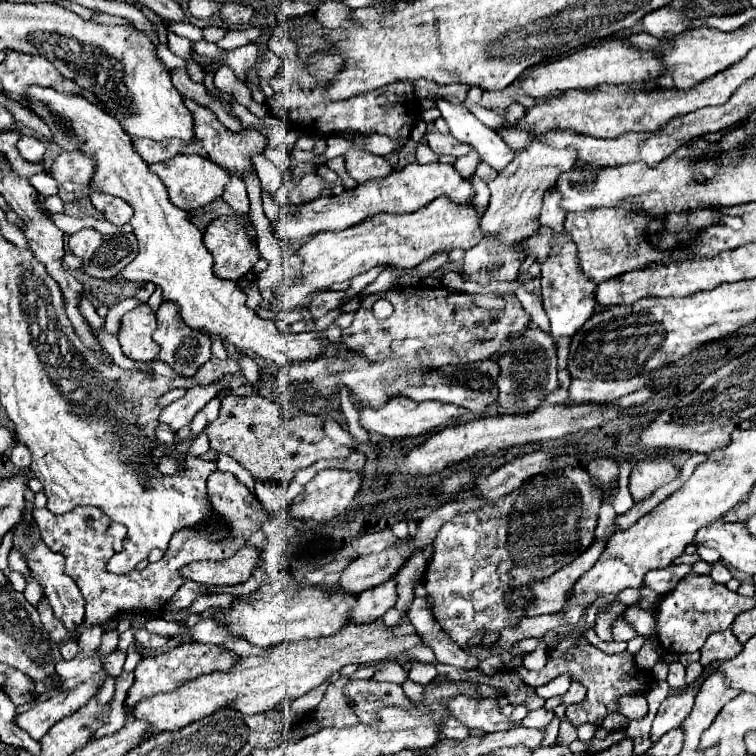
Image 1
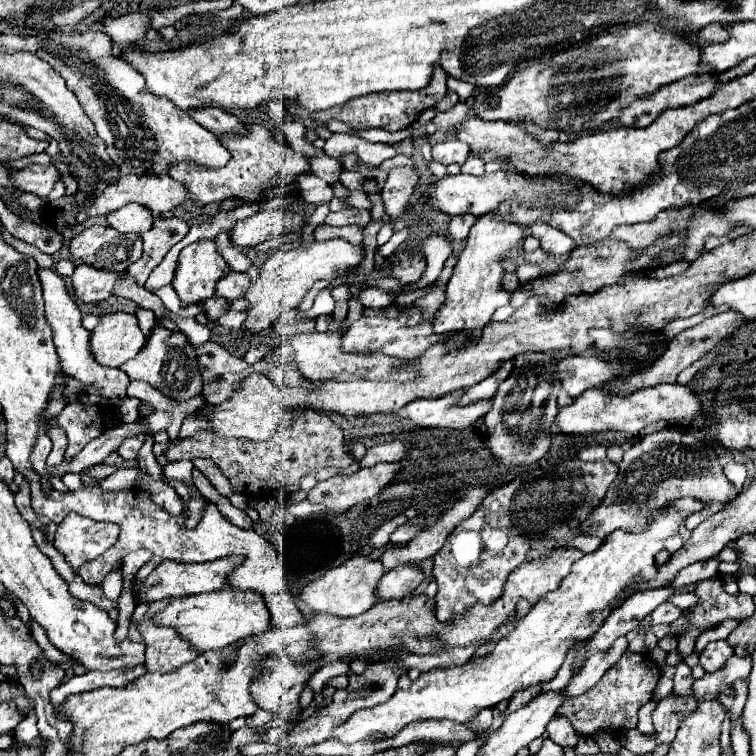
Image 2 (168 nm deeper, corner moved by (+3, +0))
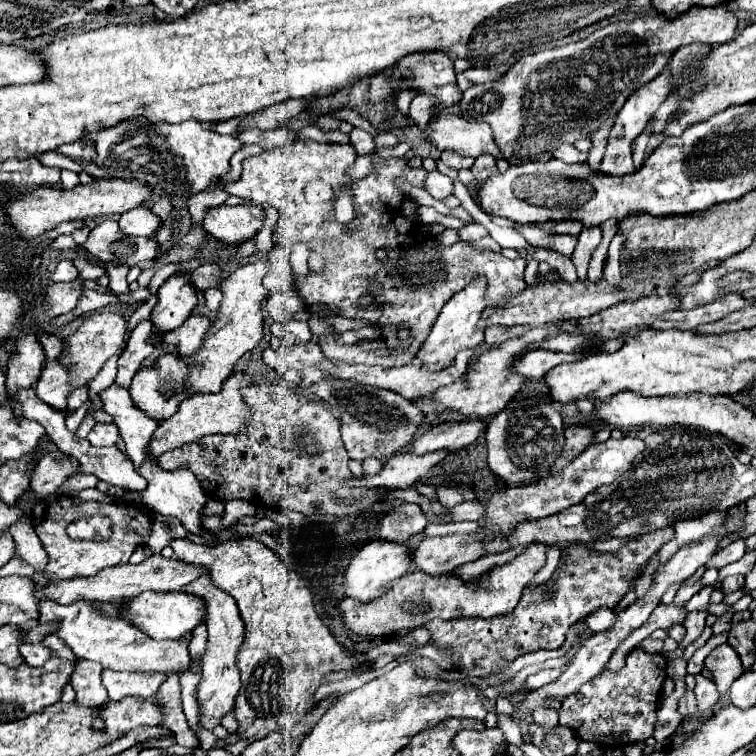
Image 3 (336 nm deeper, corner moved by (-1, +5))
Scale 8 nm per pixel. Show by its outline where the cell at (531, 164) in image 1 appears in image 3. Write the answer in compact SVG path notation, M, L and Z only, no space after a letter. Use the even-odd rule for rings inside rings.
M484 277L472 279L462 291L452 295L450 301L444 305L436 323L432 325L430 335L418 349L418 357L424 361L424 367L428 367L428 371L444 369L444 367L448 367L448 363L452 363L452 359L456 357L458 351L472 349L472 347L484 343L484 331L478 329L476 325L480 321L482 311L486 309L486 289L488 289L488 283Z

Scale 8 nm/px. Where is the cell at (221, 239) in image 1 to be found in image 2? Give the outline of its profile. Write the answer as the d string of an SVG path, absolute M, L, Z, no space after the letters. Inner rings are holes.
M200 240L180 252L180 260L172 278L182 306L200 304L214 296L216 282L230 270L228 262L218 254L214 240Z

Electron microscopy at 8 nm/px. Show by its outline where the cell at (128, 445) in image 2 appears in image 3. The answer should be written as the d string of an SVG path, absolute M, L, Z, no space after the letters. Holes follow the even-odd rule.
M96 423L94 429L92 429L90 435L88 435L88 441L90 441L92 445L98 445L98 447L116 445L118 439L120 439L120 433L118 433L118 429L116 429L114 423L108 423L108 425Z

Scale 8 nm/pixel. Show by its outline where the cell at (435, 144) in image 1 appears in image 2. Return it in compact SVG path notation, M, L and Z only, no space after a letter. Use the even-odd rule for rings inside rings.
M448 138L444 142L438 142L432 148L434 160L440 162L440 164L444 164L444 166L448 166L448 164L462 166L464 160L468 158L468 154L470 154L468 146L464 142L460 142L460 140L456 140L456 138Z

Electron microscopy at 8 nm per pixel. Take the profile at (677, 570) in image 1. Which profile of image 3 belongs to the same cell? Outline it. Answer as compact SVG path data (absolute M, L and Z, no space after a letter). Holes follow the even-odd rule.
M736 539L736 541L732 541L728 547L720 549L704 567L706 567L706 569L710 569L710 567L722 569L724 565L738 561L742 555L744 555L744 541L742 541L742 539Z

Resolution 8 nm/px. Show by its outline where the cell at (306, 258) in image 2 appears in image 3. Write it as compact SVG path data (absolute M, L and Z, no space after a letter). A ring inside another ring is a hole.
M258 259L258 261L246 263L220 285L224 299L222 299L222 305L218 309L218 317L216 317L214 325L206 333L202 349L194 355L194 359L180 357L182 361L186 361L190 365L192 393L216 393L216 391L220 391L222 383L230 377L234 363L246 351L252 351L260 343L260 339L264 337L264 333L262 333L262 329L264 329L262 305L266 305L270 293L268 293L268 289L264 289L262 279L264 279L268 267L270 267L268 259Z

